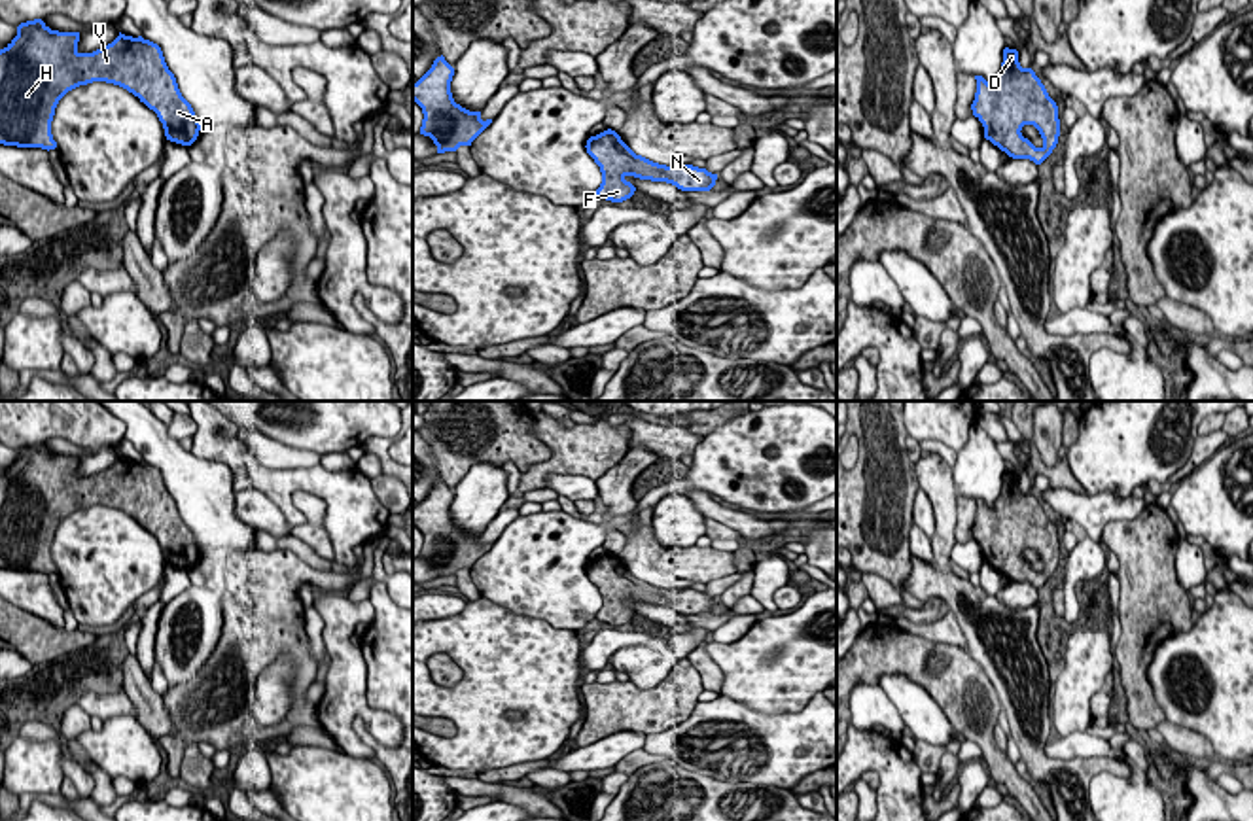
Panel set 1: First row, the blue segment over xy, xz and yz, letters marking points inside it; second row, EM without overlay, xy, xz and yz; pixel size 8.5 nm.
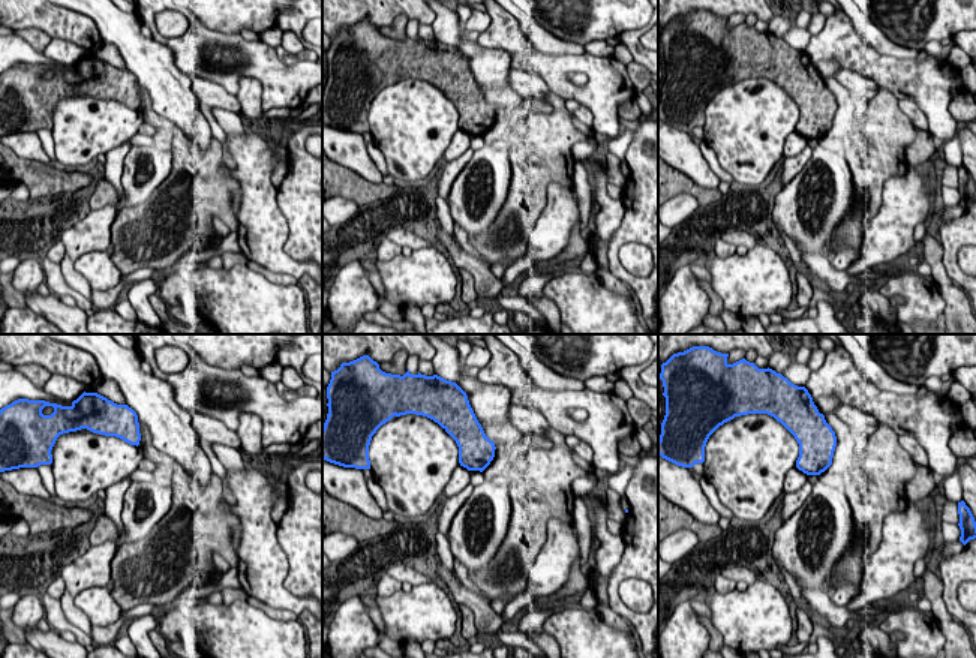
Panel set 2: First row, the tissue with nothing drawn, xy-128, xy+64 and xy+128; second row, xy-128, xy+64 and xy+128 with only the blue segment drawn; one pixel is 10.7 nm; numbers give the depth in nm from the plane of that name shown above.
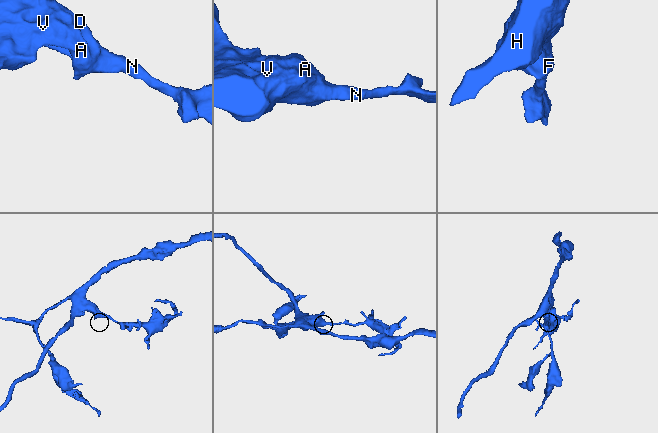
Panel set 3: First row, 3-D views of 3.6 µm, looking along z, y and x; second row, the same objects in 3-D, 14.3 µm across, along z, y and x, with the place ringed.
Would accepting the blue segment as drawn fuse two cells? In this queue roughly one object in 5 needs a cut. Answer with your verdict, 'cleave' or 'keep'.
keep

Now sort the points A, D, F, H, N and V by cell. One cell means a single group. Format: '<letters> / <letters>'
A D F H N V

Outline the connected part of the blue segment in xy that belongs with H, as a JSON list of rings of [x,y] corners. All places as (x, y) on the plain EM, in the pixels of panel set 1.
[[[42,443],[17,450],[17,460],[0,473],[0,568],[55,573],[51,545],[59,524],[68,515],[93,505],[114,507],[138,520],[157,537],[167,564],[182,569],[191,569],[197,564],[201,547],[182,520],[157,467],[119,456],[112,467],[93,477],[79,477],[78,465],[79,456],[51,454]]]

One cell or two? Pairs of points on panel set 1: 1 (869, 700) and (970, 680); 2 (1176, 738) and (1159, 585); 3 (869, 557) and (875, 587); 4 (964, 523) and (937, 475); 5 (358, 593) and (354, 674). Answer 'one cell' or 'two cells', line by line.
1: two cells
2: two cells
3: two cells
4: two cells
5: two cells

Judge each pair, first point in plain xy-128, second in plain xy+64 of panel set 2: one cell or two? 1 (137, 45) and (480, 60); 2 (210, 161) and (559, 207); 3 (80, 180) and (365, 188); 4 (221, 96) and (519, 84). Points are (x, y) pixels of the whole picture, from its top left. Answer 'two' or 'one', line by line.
1: one
2: two
3: one
4: one

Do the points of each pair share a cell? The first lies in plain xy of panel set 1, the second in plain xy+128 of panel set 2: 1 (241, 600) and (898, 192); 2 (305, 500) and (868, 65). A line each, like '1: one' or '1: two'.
1: two
2: two

